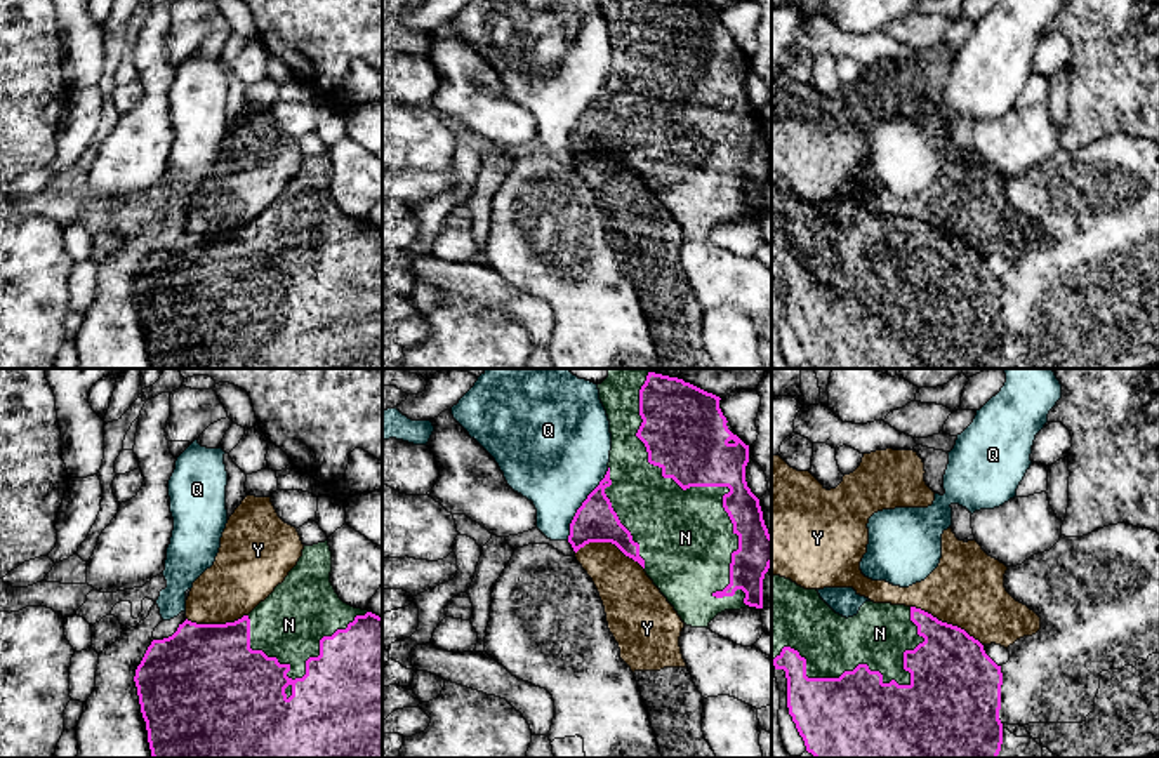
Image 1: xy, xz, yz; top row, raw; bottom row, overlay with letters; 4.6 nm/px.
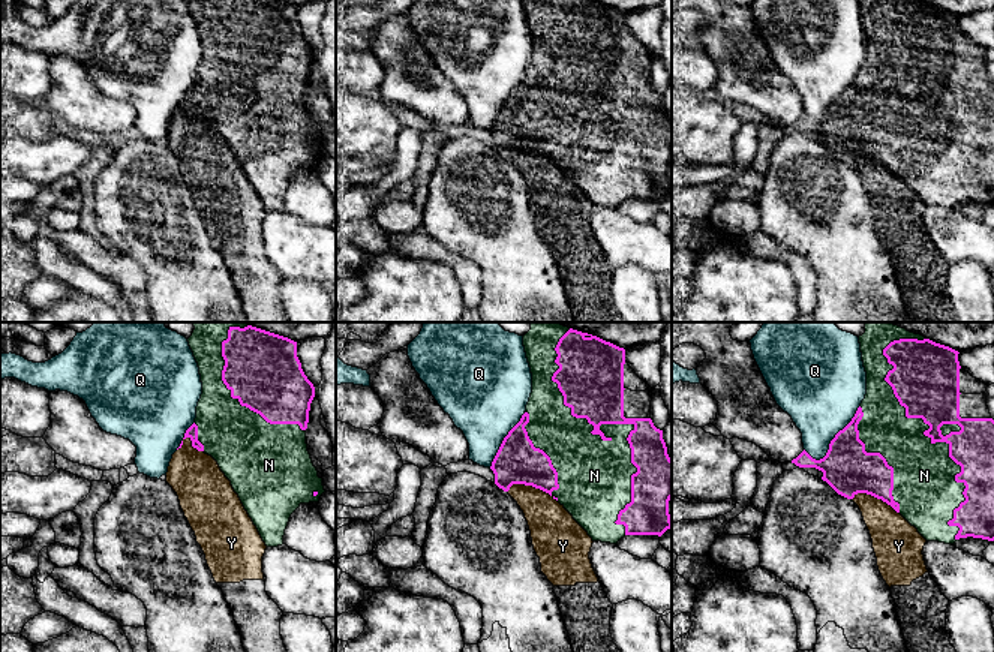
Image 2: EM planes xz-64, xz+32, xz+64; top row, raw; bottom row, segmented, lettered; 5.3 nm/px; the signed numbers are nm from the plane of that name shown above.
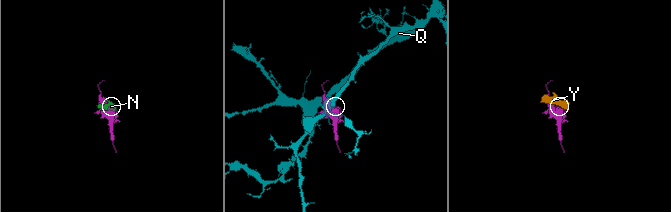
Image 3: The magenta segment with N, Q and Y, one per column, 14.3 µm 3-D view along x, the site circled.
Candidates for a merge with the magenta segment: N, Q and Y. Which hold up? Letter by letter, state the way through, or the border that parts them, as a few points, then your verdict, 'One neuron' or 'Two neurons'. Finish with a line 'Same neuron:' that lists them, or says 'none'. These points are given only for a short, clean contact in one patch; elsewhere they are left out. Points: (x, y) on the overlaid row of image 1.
N: One neuron
Q: Two neurons
Y: Two neurons
Same neuron: N

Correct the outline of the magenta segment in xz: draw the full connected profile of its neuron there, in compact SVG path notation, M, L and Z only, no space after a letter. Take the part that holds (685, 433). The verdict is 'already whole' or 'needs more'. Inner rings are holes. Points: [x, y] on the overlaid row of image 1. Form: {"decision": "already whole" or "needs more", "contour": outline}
{"decision": "needs more", "contour": "M608 369L608 377L598 384L599 400L606 410L612 433L610 462L605 478L587 495L577 509L572 523L568 542L577 553L589 542L612 542L626 556L638 562L667 602L674 607L686 626L709 628L709 622L725 610L740 610L749 607L763 608L763 579L772 565L772 535L763 520L759 499L751 492L745 482L745 466L749 462L749 445L745 445L726 426L726 417L719 409L719 396L707 393L678 377L650 372L648 369Z"}

